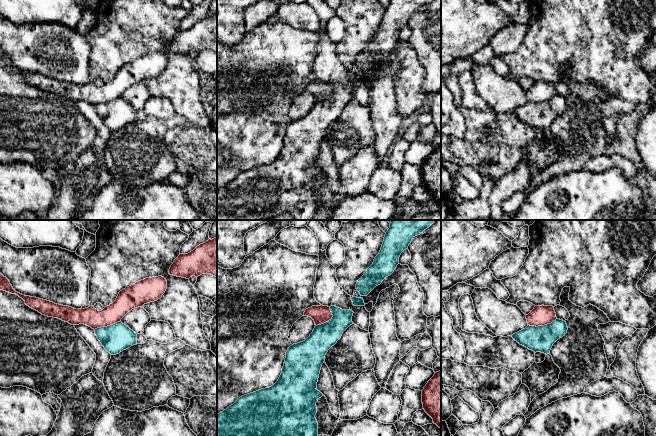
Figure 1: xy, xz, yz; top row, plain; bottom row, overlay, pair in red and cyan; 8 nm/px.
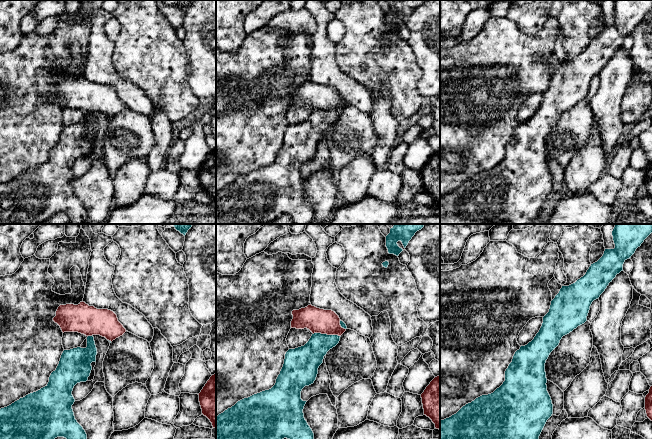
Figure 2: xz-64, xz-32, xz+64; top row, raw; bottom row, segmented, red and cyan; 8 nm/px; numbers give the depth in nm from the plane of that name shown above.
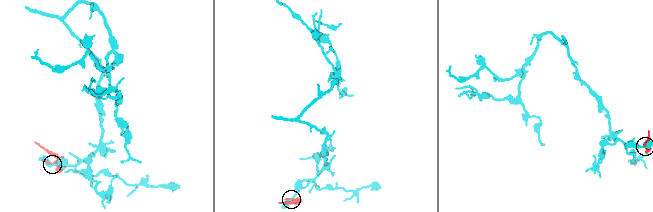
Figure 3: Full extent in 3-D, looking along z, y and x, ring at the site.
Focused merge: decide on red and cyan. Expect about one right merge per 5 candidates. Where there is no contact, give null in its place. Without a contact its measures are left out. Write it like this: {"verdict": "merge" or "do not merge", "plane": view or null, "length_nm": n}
{"verdict": "do not merge", "plane": "yz", "length_nm": 240}

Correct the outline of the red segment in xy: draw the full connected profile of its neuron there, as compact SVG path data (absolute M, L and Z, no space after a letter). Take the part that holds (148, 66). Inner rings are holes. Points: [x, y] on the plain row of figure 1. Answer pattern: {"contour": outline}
{"contour": "M0 49L0 66L18 71L27 82L42 91L58 94L71 101L84 100L94 106L121 98L121 95L132 85L160 75L166 65L167 57L164 53L146 54L120 67L116 76L102 87L96 86L93 82L85 85L74 85L36 73L22 71L16 68L9 56Z"}

